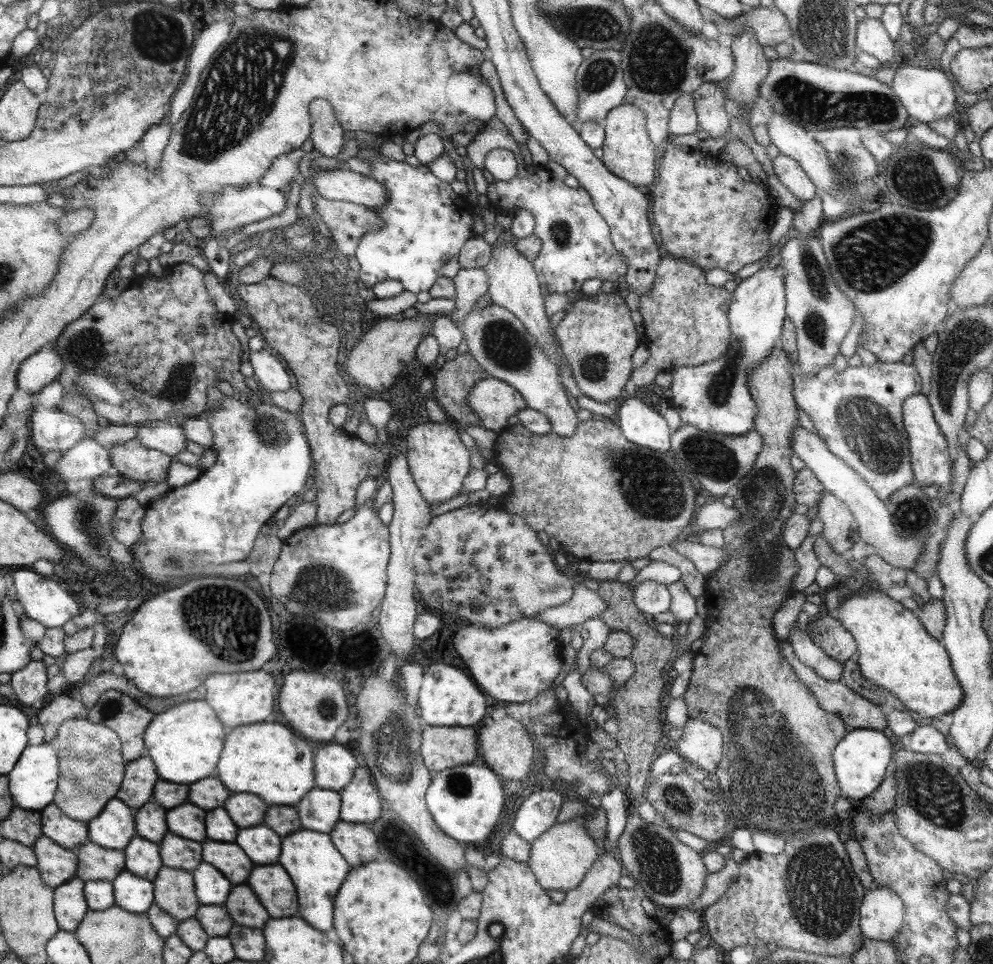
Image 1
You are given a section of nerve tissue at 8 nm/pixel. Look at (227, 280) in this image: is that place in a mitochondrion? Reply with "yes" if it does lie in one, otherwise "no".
no

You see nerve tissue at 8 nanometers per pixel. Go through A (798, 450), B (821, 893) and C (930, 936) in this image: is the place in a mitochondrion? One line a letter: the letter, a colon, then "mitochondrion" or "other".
A: other
B: mitochondrion
C: other

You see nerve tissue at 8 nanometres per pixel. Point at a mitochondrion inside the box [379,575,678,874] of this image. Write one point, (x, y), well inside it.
(456, 783)

